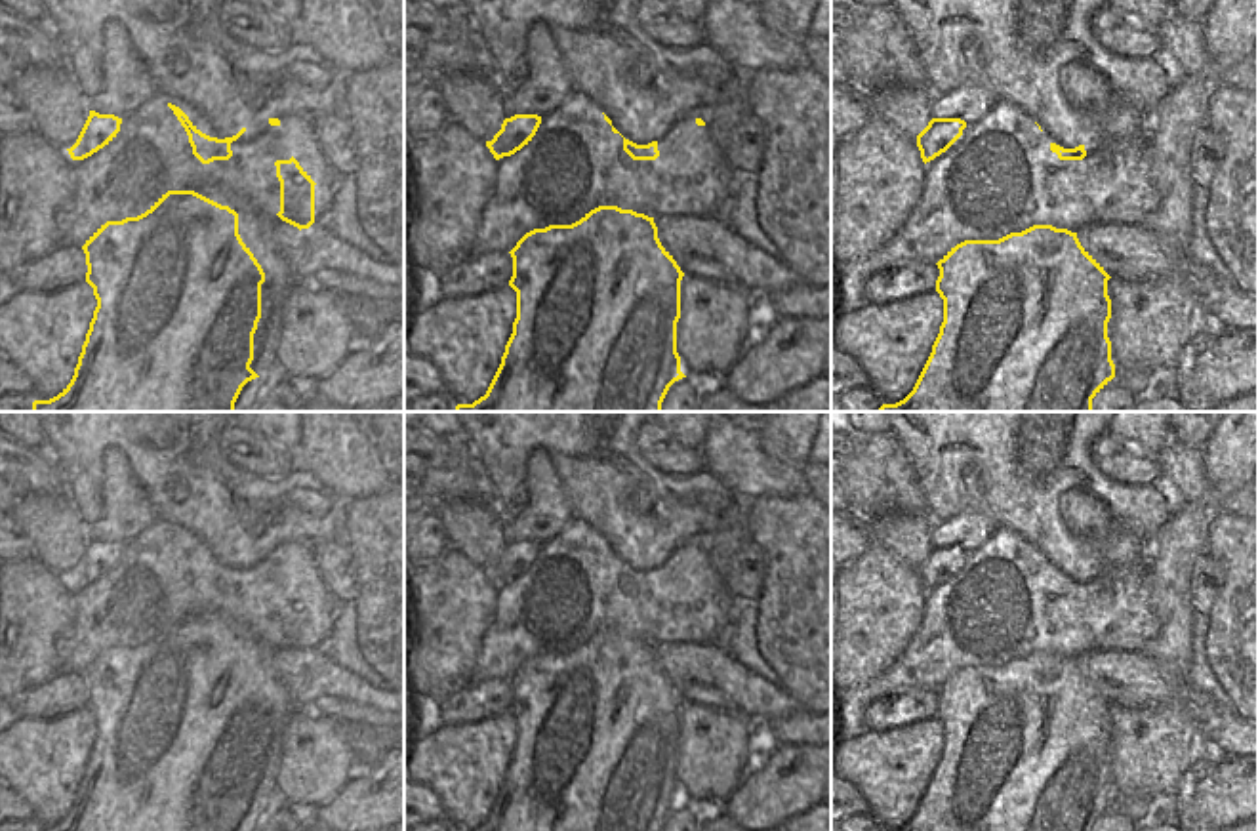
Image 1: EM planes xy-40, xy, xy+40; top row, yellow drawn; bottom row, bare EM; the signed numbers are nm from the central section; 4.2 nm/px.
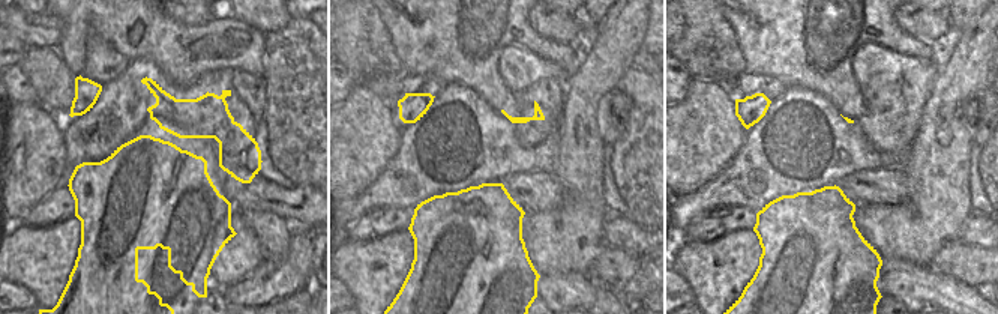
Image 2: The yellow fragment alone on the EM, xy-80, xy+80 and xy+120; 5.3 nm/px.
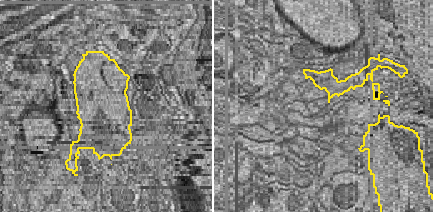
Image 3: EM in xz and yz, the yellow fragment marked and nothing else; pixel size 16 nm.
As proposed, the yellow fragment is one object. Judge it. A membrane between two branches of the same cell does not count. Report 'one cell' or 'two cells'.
two cells

